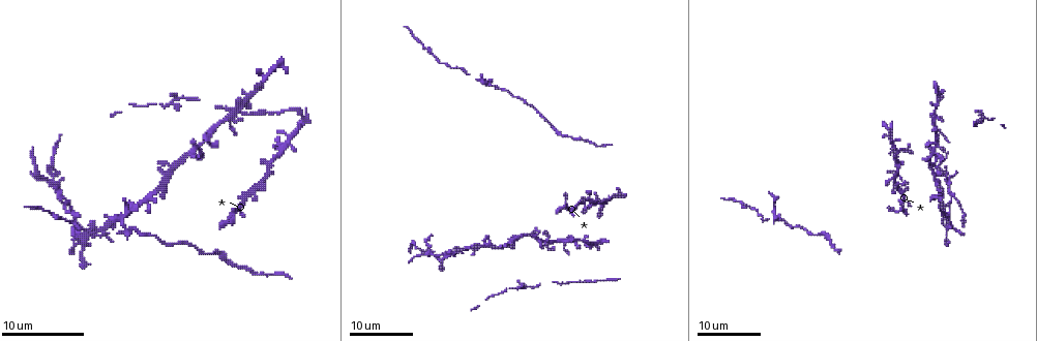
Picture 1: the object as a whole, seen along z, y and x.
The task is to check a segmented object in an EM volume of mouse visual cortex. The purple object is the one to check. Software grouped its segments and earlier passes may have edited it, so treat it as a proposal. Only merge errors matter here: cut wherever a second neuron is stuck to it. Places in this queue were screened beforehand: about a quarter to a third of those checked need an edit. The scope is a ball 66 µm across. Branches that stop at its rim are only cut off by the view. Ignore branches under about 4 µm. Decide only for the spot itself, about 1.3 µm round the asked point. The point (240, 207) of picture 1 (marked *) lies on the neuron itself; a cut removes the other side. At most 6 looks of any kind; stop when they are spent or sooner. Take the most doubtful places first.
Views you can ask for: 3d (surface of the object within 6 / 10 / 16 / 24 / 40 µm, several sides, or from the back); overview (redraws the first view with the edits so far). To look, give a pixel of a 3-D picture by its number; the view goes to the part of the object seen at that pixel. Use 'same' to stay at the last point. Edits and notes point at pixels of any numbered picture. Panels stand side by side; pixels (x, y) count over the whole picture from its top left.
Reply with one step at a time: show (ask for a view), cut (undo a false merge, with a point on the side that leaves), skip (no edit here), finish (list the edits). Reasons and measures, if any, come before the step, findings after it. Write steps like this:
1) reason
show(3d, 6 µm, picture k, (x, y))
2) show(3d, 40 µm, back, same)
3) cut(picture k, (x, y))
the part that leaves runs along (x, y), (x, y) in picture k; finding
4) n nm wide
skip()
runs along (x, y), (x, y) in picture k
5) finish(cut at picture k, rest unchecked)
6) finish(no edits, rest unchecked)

four-way junction
show(3d, 24 µm, picture 1, (775, 217))

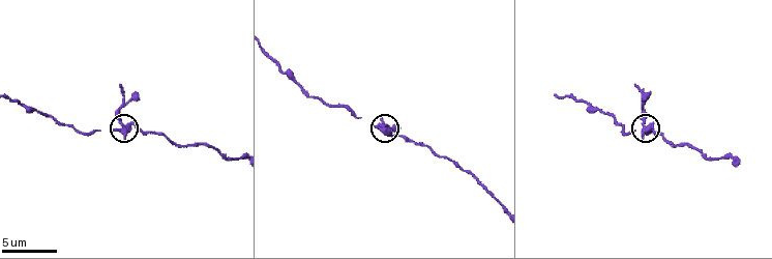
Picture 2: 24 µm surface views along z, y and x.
show(3d, 10 µm, picture 2, (646, 125))

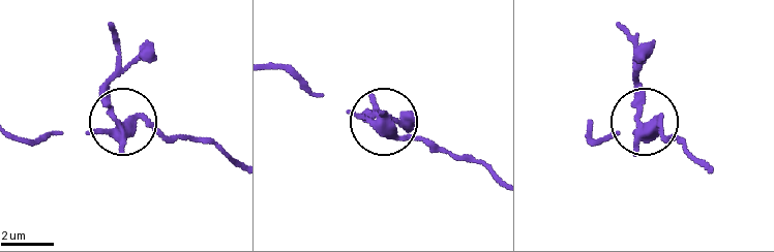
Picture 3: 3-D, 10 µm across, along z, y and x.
4 arms
cut(picture 3, (106, 96))
the part that leaves runs along (121, 132), (108, 94), (114, 61), (110, 24) in picture 3; a second neuron is stuck on

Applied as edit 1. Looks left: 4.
four arms meet
show(3d, 24 µm, picture 1, (448, 257))

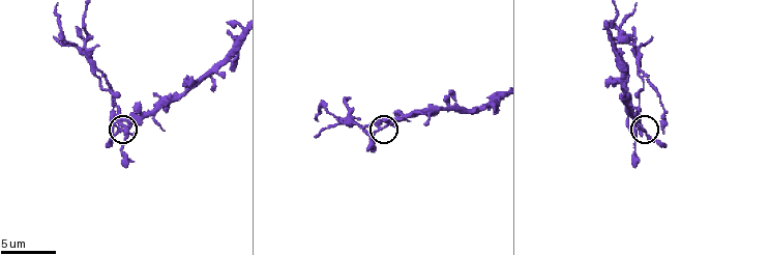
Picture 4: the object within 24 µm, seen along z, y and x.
closer look
show(3d, 10 µm, picture 4, (383, 126))

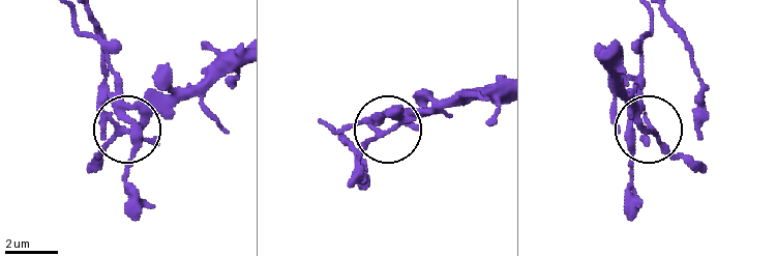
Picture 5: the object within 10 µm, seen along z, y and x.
cut(picture 5, (631, 142))
the part that leaves runs along (123, 102), (121, 78), (77, 17) in picture 5; a second neuron is stuck on

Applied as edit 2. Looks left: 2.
finish(cut at picture 3, cut at picture 5, rest unchecked)

